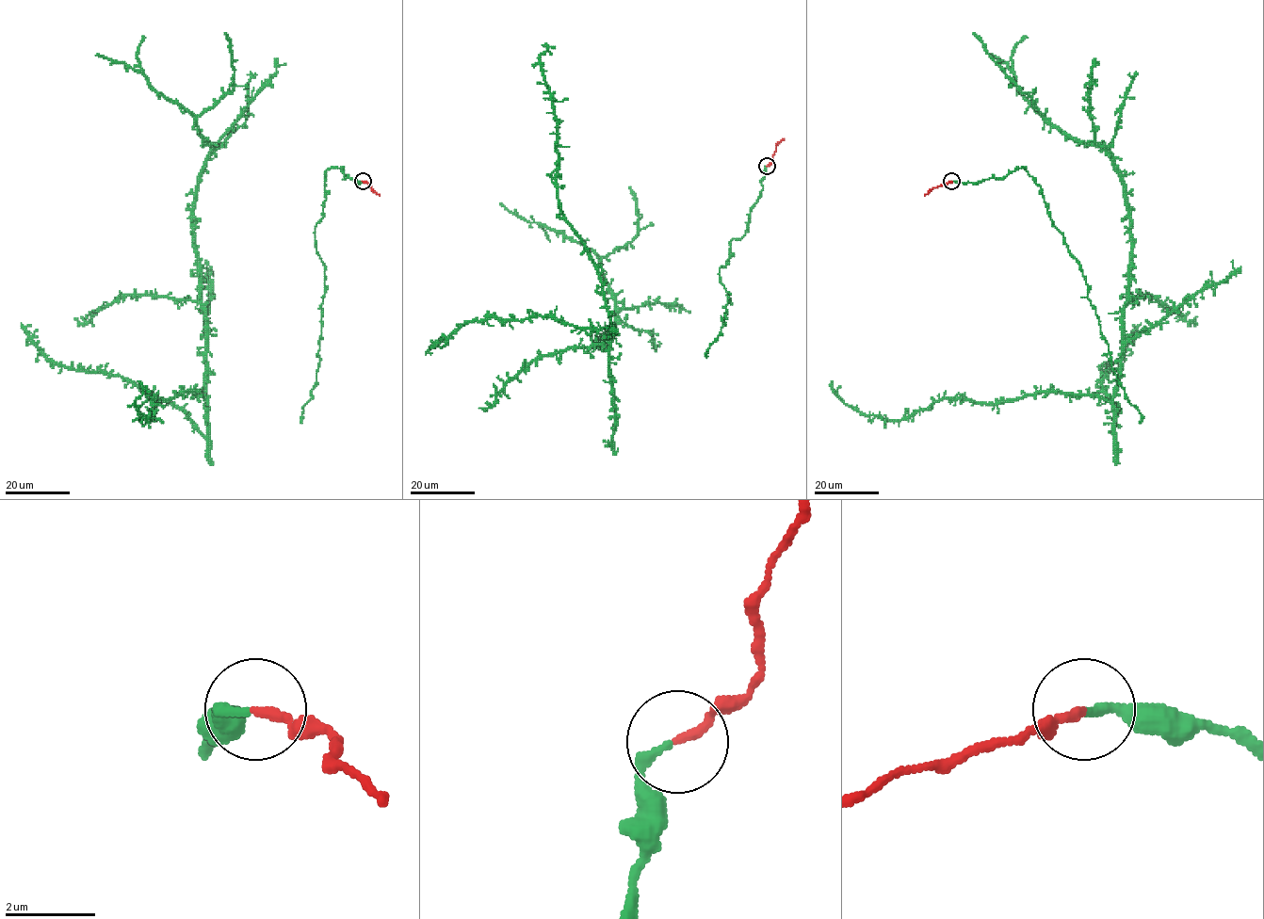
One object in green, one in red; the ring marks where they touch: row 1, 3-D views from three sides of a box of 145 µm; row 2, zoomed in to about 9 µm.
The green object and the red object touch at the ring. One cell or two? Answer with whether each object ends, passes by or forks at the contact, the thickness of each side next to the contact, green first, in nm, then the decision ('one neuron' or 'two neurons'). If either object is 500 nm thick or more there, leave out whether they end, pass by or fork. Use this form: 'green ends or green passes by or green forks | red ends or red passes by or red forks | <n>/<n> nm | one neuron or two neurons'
green ends | red ends | 200/200 nm | one neuron

